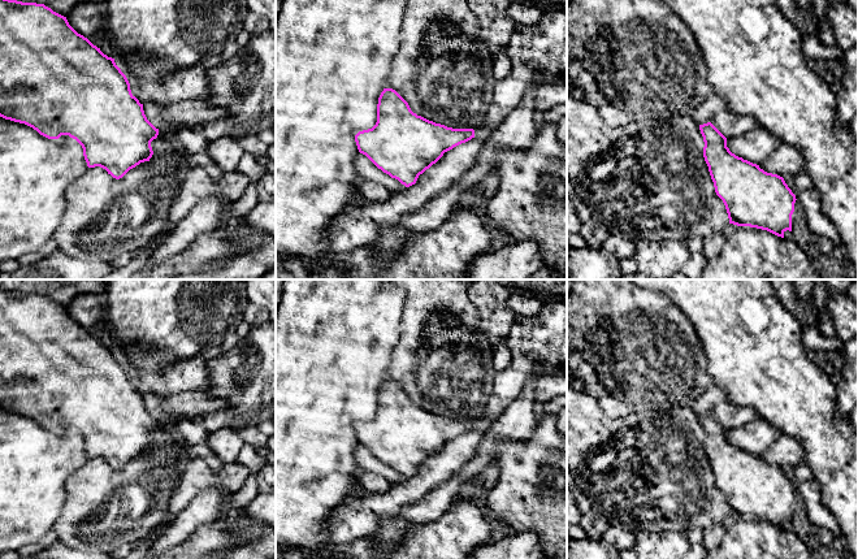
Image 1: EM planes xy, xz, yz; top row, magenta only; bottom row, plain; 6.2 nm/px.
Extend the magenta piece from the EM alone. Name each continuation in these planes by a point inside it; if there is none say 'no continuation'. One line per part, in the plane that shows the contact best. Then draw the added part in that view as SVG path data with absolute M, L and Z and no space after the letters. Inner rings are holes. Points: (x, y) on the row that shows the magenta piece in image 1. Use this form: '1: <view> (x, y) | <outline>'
no continuation

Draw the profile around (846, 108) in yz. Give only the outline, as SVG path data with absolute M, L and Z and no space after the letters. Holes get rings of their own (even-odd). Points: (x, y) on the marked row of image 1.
M858 44L844 52L844 79L836 95L836 121L842 129L850 130L852 121L858 113Z

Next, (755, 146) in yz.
M759 125L741 136L727 138L732 153L757 165L780 146L780 140Z

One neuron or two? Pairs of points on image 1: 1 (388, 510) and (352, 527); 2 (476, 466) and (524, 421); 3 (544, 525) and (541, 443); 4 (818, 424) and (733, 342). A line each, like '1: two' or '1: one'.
1: one
2: one
3: one
4: one

